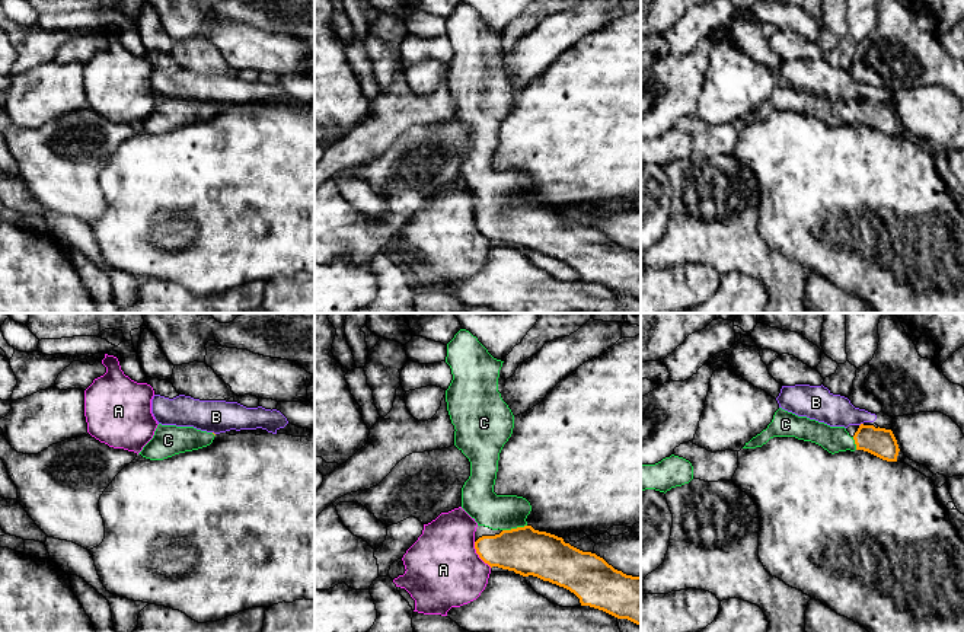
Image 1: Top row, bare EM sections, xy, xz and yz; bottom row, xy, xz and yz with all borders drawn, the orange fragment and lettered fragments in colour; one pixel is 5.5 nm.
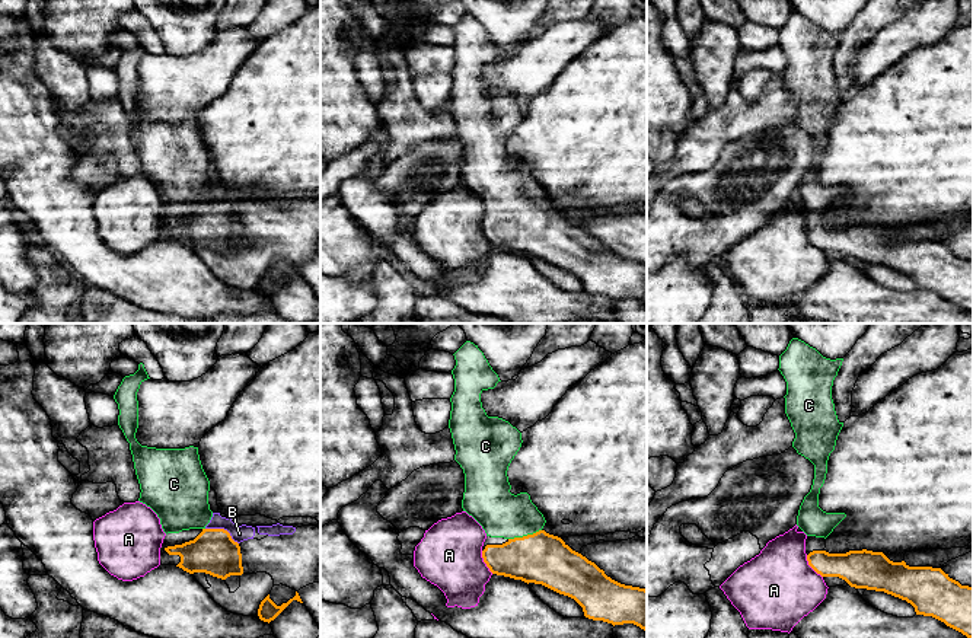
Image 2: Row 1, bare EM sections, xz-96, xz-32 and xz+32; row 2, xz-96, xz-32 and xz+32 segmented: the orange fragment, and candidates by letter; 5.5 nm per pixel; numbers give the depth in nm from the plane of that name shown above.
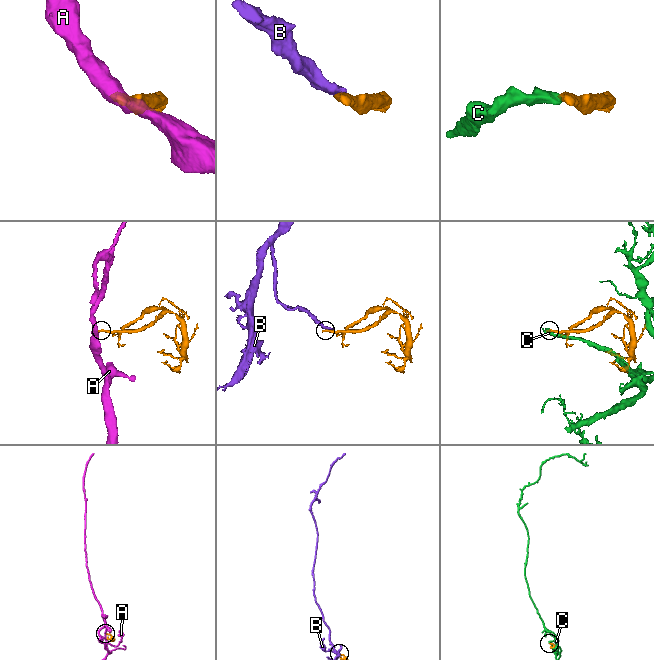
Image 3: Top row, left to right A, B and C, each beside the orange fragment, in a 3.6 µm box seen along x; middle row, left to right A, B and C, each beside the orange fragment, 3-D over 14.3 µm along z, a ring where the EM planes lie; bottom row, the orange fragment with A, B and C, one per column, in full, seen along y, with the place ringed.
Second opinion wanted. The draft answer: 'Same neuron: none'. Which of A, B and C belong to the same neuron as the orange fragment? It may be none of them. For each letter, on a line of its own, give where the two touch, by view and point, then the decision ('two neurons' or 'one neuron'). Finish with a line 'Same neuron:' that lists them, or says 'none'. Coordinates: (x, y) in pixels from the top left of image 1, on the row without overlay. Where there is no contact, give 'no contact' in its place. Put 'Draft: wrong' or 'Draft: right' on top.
Draft: wrong
A: meets orange in xz at (478, 227); two neurons
B: meets orange in yz at (861, 98); two neurons
C: meets orange in xz at (514, 203); one neuron
Same neuron: C

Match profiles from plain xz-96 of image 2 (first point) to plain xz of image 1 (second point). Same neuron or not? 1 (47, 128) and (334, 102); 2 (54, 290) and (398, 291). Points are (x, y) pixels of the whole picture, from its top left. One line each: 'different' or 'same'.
1: same
2: same

